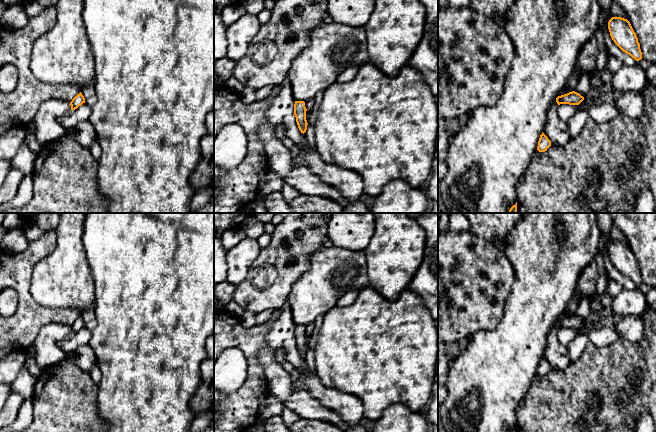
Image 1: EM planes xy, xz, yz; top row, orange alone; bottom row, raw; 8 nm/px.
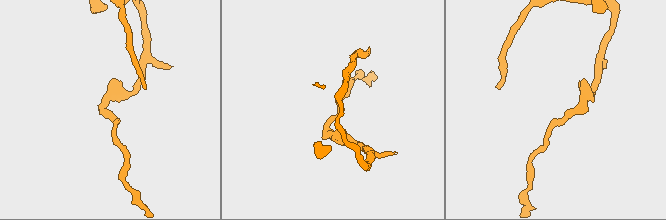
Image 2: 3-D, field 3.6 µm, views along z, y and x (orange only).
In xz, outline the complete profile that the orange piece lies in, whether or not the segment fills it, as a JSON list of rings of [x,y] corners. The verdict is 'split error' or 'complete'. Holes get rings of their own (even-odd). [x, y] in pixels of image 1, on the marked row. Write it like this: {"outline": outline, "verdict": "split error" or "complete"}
{"outline": [[[295,101],[294,104],[294,115],[296,117],[296,122],[301,133],[305,133],[307,130],[307,120],[306,120],[306,107],[304,101]]], "verdict": "complete"}

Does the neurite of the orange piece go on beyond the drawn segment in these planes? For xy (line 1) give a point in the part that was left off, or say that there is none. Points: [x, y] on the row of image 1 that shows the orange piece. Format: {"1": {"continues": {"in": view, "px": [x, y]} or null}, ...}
{"1": {"continues": null}}

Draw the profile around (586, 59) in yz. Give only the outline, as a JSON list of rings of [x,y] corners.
[[[592,36],[578,53],[574,69],[568,79],[567,86],[574,91],[583,74],[590,74],[595,68],[596,58],[599,54],[597,41]]]

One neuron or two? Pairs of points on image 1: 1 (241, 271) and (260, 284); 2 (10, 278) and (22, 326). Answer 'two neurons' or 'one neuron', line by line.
1: two neurons
2: one neuron

